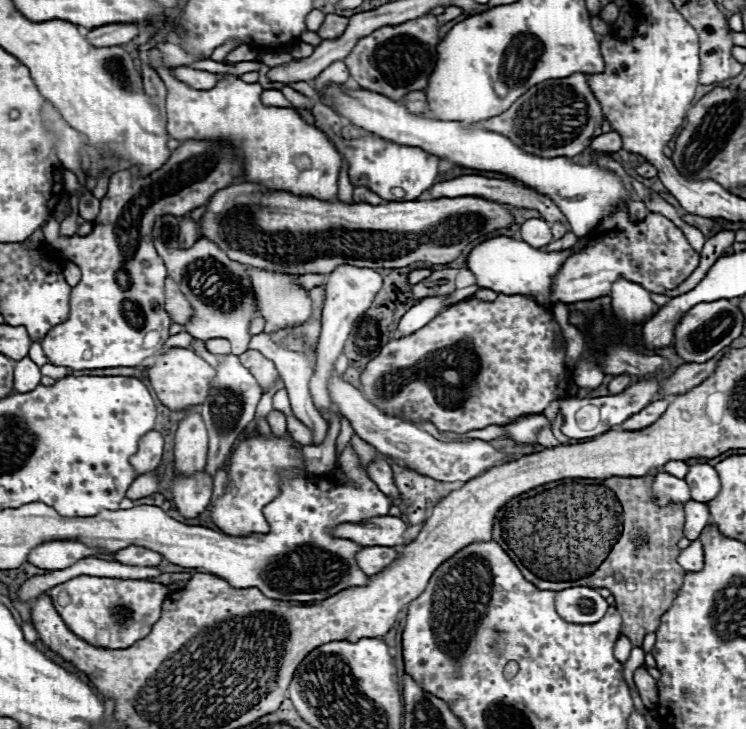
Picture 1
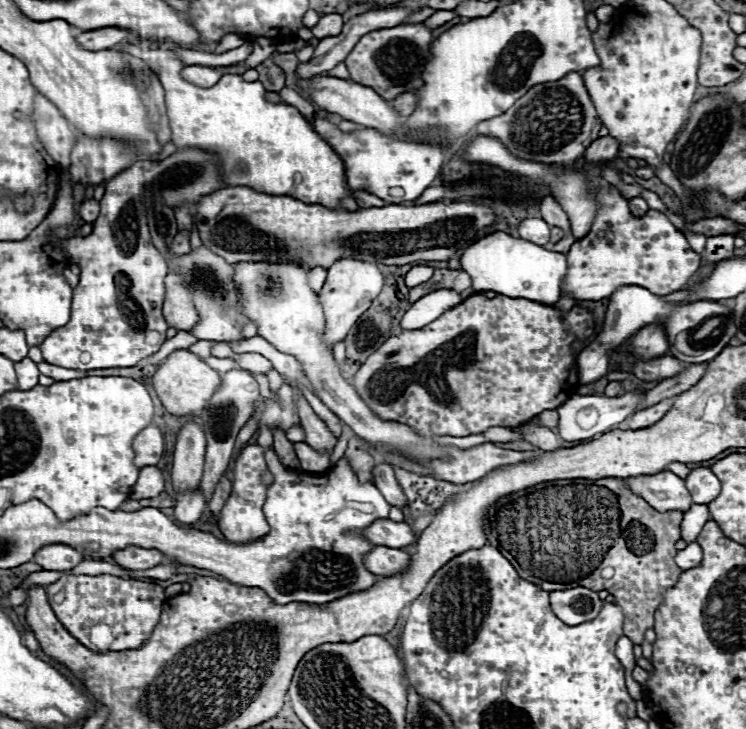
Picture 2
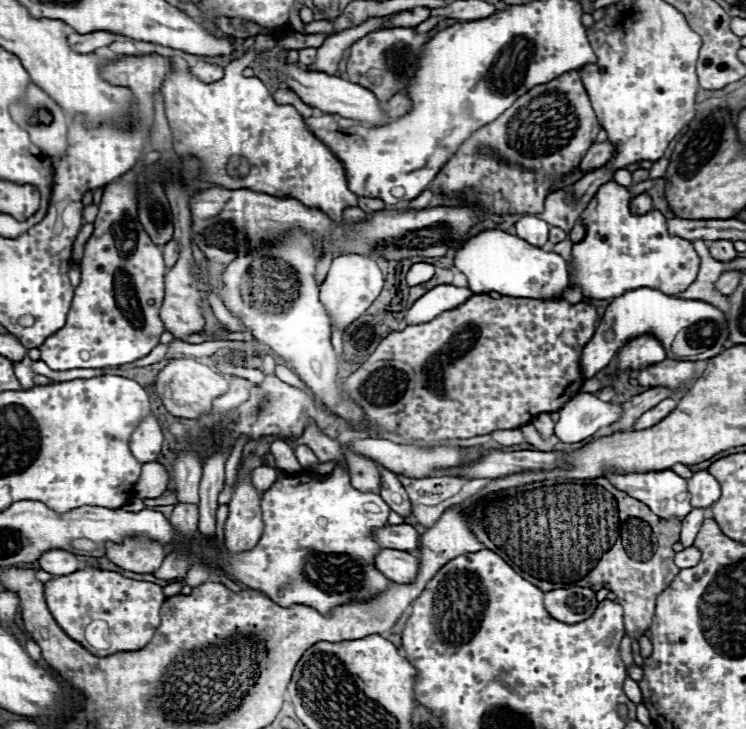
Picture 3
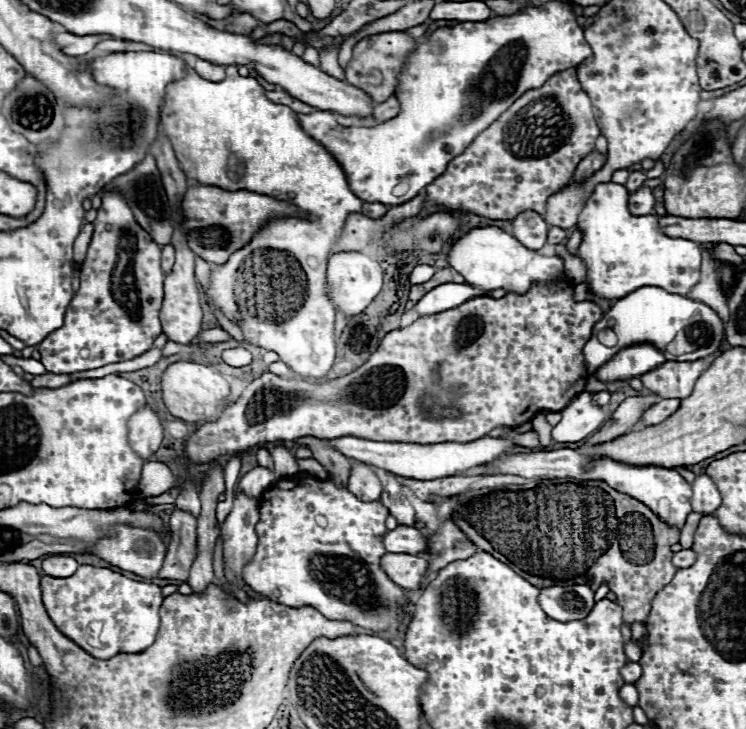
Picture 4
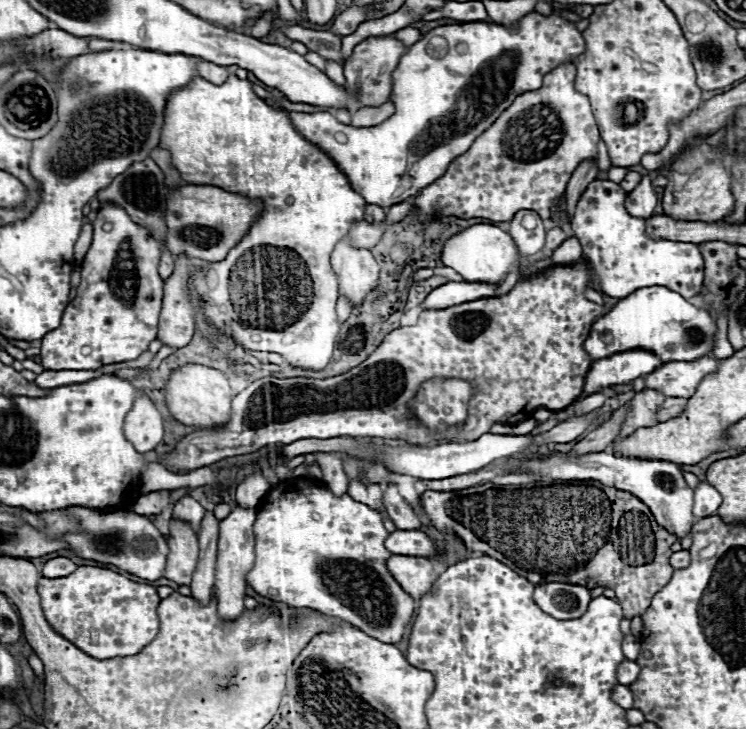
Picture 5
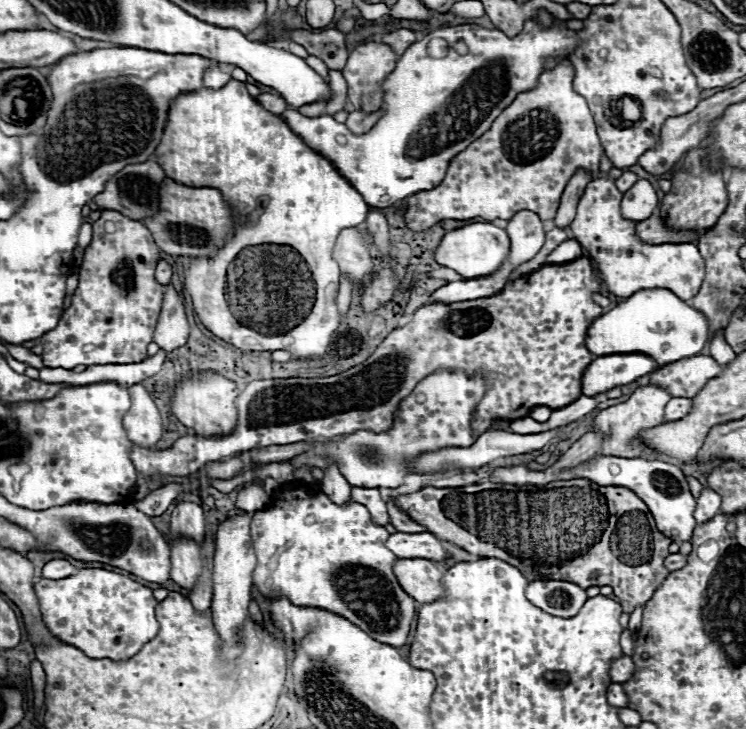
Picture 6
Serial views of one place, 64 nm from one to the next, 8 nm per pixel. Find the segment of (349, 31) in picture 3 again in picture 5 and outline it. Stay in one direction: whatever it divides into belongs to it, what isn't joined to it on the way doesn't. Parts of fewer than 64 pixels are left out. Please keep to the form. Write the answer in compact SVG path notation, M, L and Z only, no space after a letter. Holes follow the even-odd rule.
M326 60L326 70L324 70L338 86L344 86L346 80L344 80L344 74L342 74L342 64L338 62L332 62L332 60Z

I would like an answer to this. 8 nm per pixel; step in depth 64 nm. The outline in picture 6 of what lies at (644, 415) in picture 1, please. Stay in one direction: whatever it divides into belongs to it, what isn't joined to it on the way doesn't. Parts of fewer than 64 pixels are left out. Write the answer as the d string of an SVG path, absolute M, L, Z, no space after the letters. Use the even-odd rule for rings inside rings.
M670 398L670 402L666 404L666 412L664 418L666 420L680 420L682 416L686 416L692 408L692 400L690 398Z

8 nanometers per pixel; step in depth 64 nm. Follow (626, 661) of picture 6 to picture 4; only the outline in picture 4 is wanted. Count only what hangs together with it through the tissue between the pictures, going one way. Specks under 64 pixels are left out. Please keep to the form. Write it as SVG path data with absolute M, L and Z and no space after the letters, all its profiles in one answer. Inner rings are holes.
M628 662L622 670L620 670L620 674L622 674L622 678L626 680L626 682L636 682L638 678L640 678L640 672L642 668L640 668L640 664L636 664L636 662Z

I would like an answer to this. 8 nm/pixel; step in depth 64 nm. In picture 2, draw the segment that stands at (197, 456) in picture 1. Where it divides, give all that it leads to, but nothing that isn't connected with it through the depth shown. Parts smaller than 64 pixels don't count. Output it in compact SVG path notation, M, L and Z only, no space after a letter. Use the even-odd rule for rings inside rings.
M186 422L176 438L174 448L174 466L172 466L172 482L174 490L192 490L202 480L204 468L204 450L206 450L206 436L200 424Z

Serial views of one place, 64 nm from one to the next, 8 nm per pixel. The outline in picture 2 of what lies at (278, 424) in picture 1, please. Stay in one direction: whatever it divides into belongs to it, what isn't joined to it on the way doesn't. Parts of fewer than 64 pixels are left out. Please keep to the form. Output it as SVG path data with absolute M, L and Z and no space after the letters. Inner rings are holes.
M274 428L274 448L278 452L278 456L282 458L284 466L288 468L298 468L298 458L294 454L294 448L292 448L292 442L286 438L286 432L282 428Z

